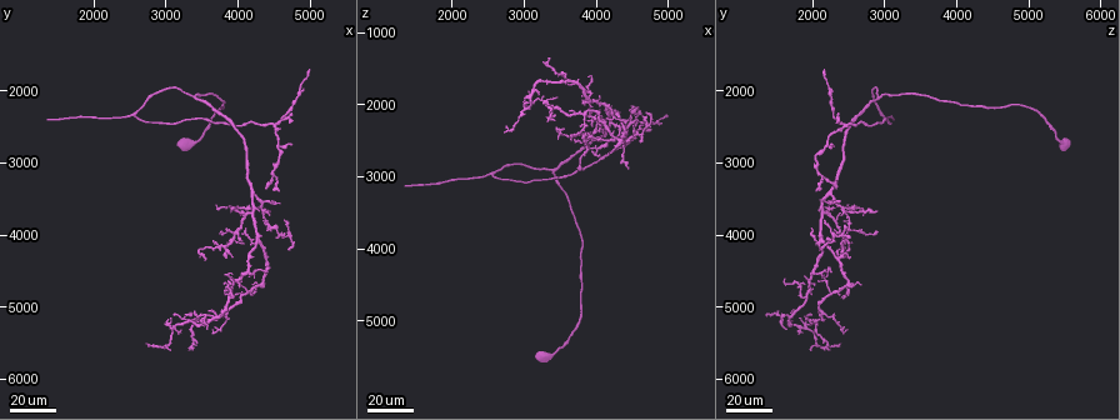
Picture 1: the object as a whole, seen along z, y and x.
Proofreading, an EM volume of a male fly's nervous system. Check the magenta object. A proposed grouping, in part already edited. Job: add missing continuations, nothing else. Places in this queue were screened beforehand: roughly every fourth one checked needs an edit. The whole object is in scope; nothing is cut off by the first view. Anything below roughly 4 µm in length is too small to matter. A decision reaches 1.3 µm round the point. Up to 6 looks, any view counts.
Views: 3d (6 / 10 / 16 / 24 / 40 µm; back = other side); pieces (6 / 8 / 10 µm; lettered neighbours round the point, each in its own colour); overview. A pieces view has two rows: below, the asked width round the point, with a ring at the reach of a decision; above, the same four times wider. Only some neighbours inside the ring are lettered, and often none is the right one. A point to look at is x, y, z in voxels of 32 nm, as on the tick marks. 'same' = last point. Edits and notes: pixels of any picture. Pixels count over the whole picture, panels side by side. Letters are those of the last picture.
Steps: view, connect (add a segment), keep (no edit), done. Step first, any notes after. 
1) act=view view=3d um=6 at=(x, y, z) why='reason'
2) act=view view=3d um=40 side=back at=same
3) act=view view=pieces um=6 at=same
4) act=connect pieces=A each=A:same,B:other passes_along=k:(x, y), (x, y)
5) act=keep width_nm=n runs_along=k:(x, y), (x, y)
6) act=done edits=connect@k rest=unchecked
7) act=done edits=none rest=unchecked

act=view view=3d um=24 at=(4150, 4850, 2350) why='branch stops here'

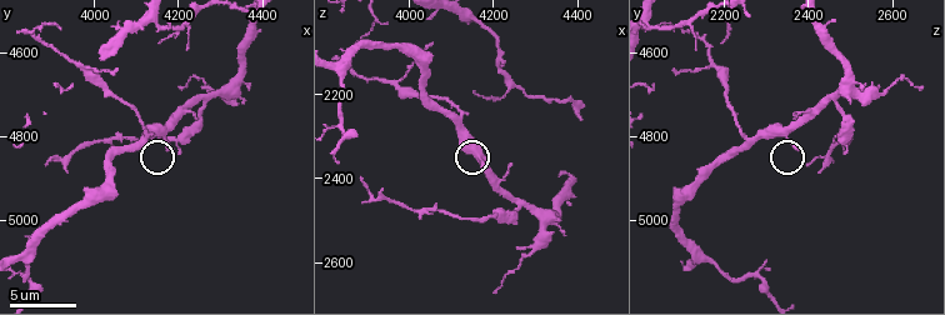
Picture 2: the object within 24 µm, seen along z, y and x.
act=view view=pieces um=8 at=(4175, 4825, 2370)

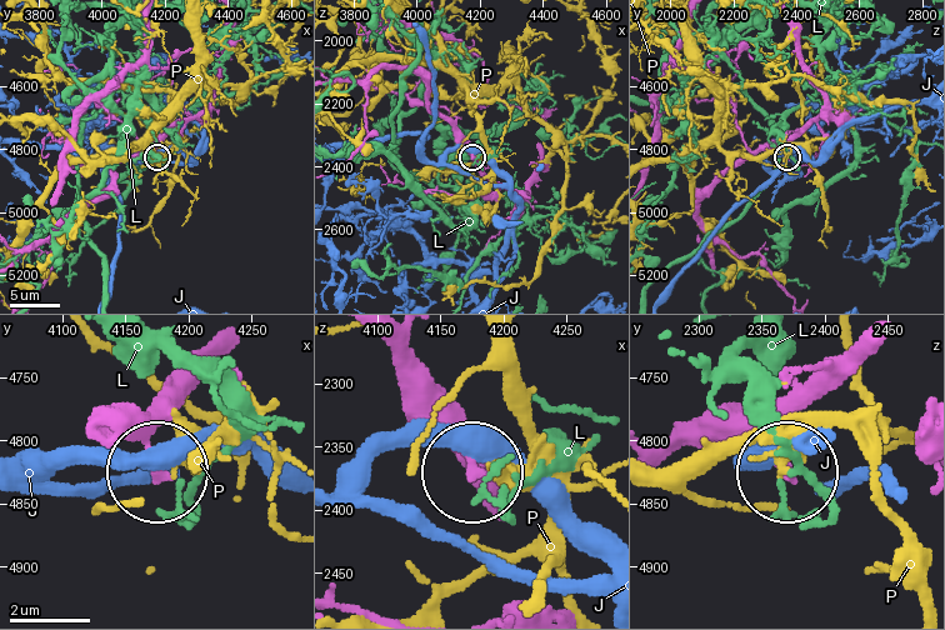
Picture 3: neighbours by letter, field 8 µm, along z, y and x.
act=keep width_nm=230 each=J:other,L:other,P:other found='none of them fits'

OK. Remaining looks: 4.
act=view view=3d um=40 at=(4450, 3700, 2850) why='an open end'

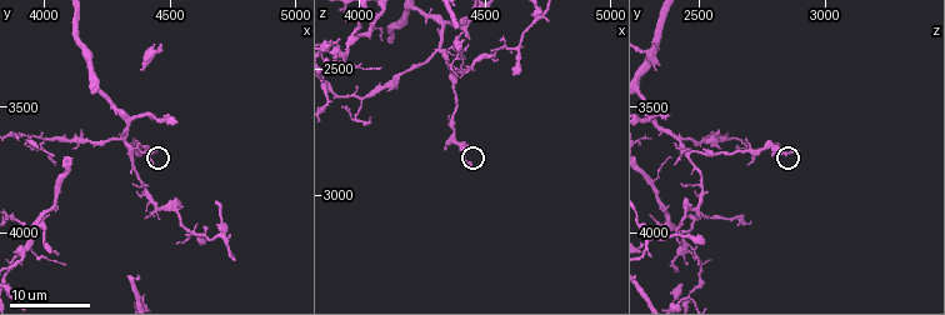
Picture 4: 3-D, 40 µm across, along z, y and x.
act=view view=pieces um=8 at=(4450, 3680, 2900) why='see the neighbours'

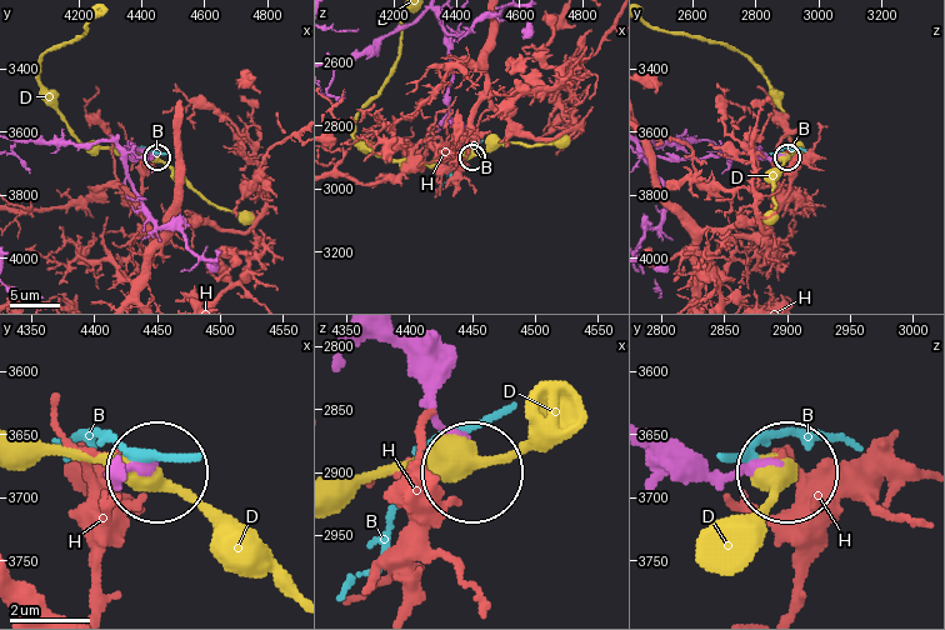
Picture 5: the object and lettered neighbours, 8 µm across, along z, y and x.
act=keep each=B:other,D:other,H:other found='no lettered segment goes on from it'

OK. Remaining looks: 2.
act=view view=3d um=40 at=(1350, 2400, 3150) why='end of a long branch'

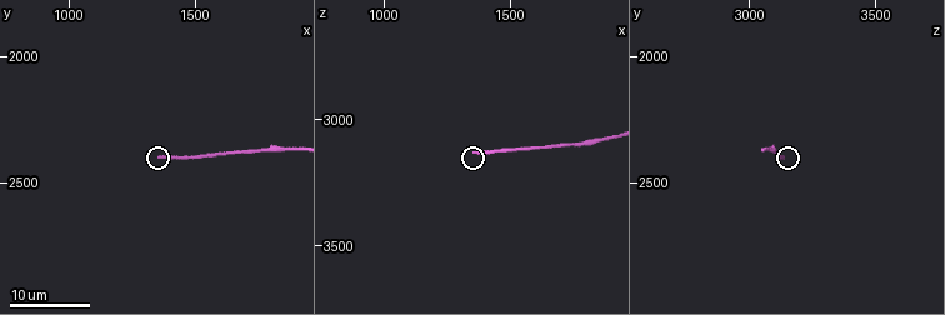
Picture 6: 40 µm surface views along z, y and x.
act=view view=pieces um=6 at=(1350, 2390, 3140) why='what lies round it'

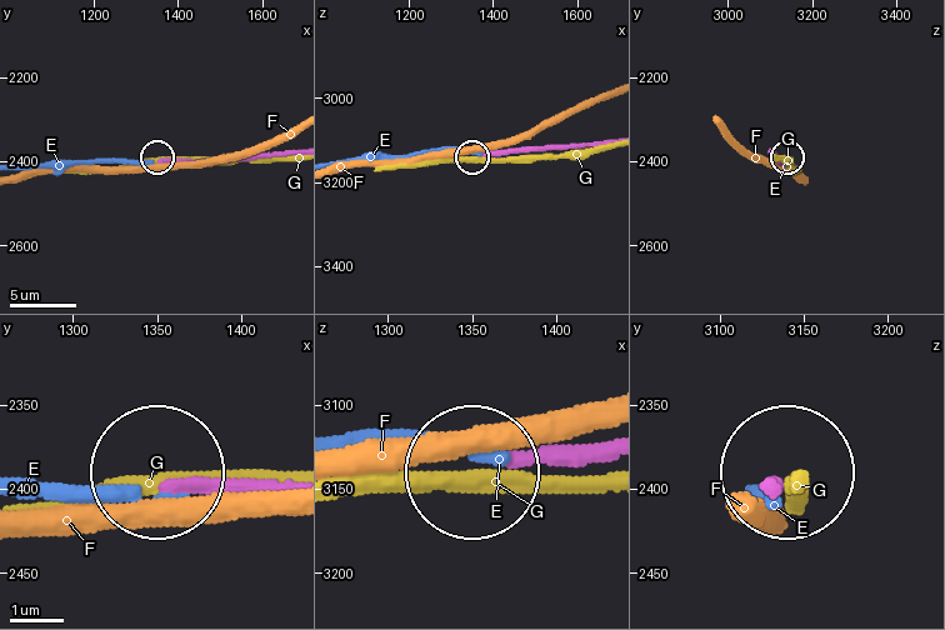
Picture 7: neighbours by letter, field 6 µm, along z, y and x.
act=keep each=E:other,F:other,G:other runs_along=7:(291, 483), (161, 483) found='none of them fits'

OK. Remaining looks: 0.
act=done edits=none rest=unchecked

